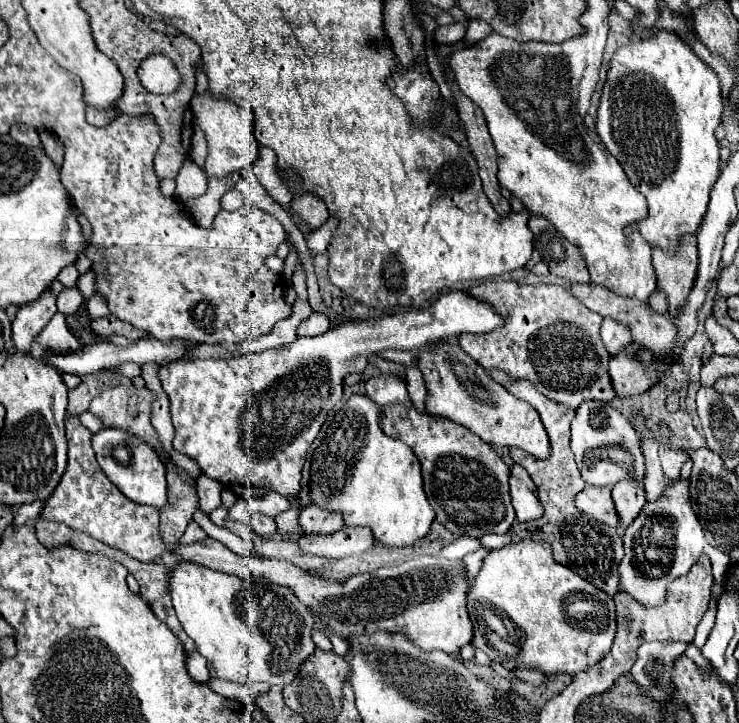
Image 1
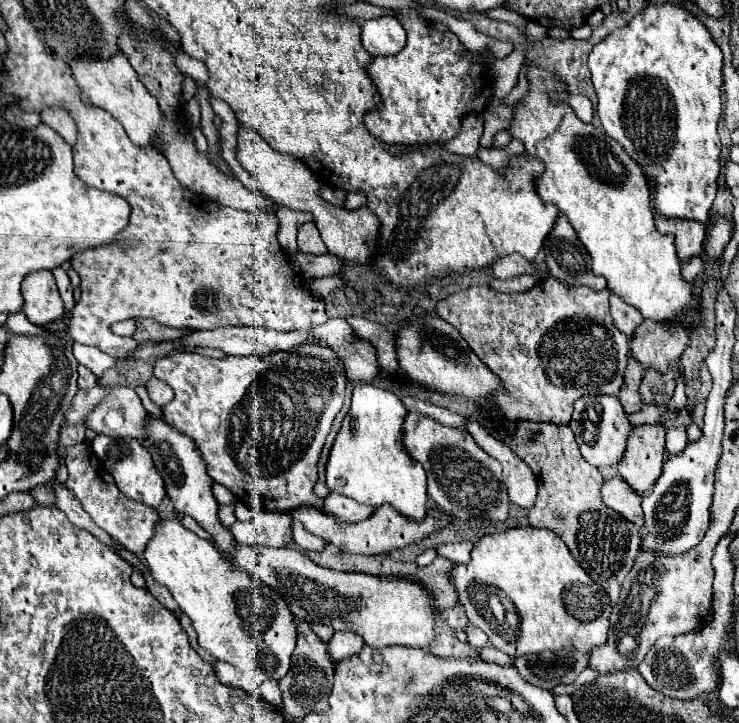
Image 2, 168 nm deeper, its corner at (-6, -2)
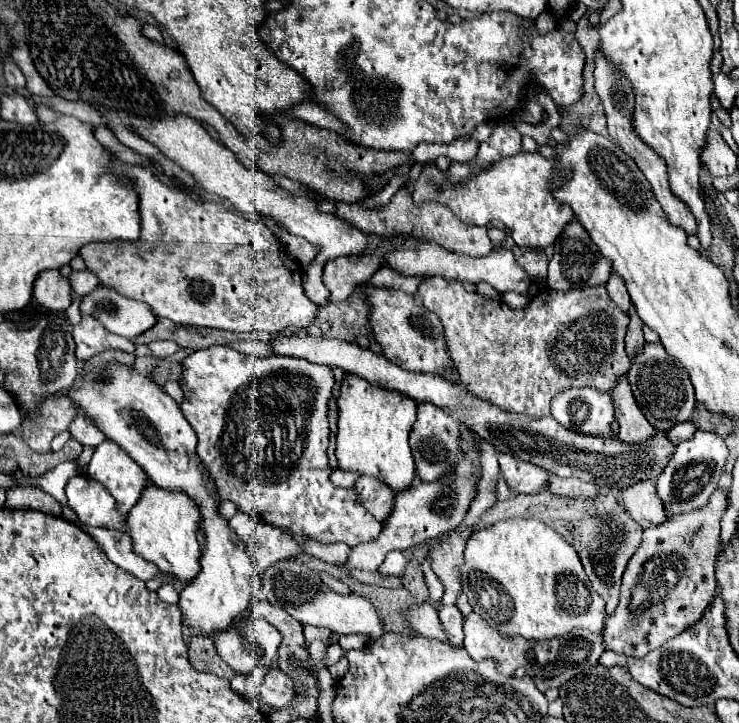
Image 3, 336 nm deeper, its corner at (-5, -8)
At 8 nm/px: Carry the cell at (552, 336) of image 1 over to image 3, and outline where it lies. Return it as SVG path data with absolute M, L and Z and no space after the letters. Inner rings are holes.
M440 275L426 277L418 293L424 307L440 317L448 353L458 367L460 381L472 395L508 413L522 413L536 419L548 417L550 399L556 391L564 387L594 387L608 393L616 379L630 367L630 357L624 351L624 335L630 317L616 307L604 285L568 291L552 291L546 287L524 309L510 309L502 301L468 293L460 281L450 281Z

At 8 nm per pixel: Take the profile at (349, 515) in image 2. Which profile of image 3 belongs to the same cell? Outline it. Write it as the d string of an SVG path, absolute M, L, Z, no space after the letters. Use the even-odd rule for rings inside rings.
M360 477L356 481L356 493L360 495L360 501L364 503L364 507L376 515L378 521L384 521L386 517L390 517L392 509L394 509L394 489L390 489L390 485L386 485L380 477Z

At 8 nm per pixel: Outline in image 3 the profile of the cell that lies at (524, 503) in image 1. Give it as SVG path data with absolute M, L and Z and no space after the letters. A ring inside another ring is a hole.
M500 455L500 471L504 473L508 487L516 493L538 493L548 485L548 473L542 467L512 455Z

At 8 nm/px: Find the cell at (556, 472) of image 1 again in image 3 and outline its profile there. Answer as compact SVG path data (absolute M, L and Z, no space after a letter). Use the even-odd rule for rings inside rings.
M550 475L550 483L546 489L550 489L556 495L562 495L562 497L588 499L594 505L592 513L584 515L578 521L566 523L564 529L566 529L566 533L570 533L572 527L580 527L580 535L584 535L584 543L572 541L572 545L578 551L578 557L588 573L592 587L606 601L606 613L612 615L618 605L620 581L622 581L622 573L626 569L626 563L628 563L630 555L634 555L634 551L638 549L638 545L642 541L642 527L626 513L626 509L622 505L618 505L612 489L600 489L592 483L582 483L578 479L560 479L554 475Z

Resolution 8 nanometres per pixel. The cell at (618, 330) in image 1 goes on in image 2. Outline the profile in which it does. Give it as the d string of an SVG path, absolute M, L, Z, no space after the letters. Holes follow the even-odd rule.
M611 293L611 315L613 315L615 327L627 337L631 337L633 331L643 323L643 315L633 305L627 305L615 293Z

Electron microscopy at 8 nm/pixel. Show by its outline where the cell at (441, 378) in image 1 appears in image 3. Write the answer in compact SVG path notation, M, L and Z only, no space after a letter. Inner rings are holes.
M370 285L358 287L366 295L366 303L370 305L370 327L374 339L382 345L384 357L408 371L418 373L436 373L442 375L444 369L452 367L452 361L448 357L448 349L444 347L442 327L438 315L428 311L424 305L414 303L414 297L398 291L398 289L378 289Z

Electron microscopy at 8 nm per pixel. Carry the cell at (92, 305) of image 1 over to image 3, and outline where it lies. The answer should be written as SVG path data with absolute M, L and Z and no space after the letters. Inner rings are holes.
M100 284L92 293L82 297L80 311L82 314L94 315L110 333L122 335L126 339L142 335L158 321L156 313L146 303L128 299Z

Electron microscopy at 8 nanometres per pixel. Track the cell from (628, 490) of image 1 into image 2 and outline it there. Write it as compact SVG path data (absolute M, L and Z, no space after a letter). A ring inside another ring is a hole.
M661 423L637 425L629 437L625 461L619 465L621 479L639 495L645 497L661 477L665 453L665 429Z

